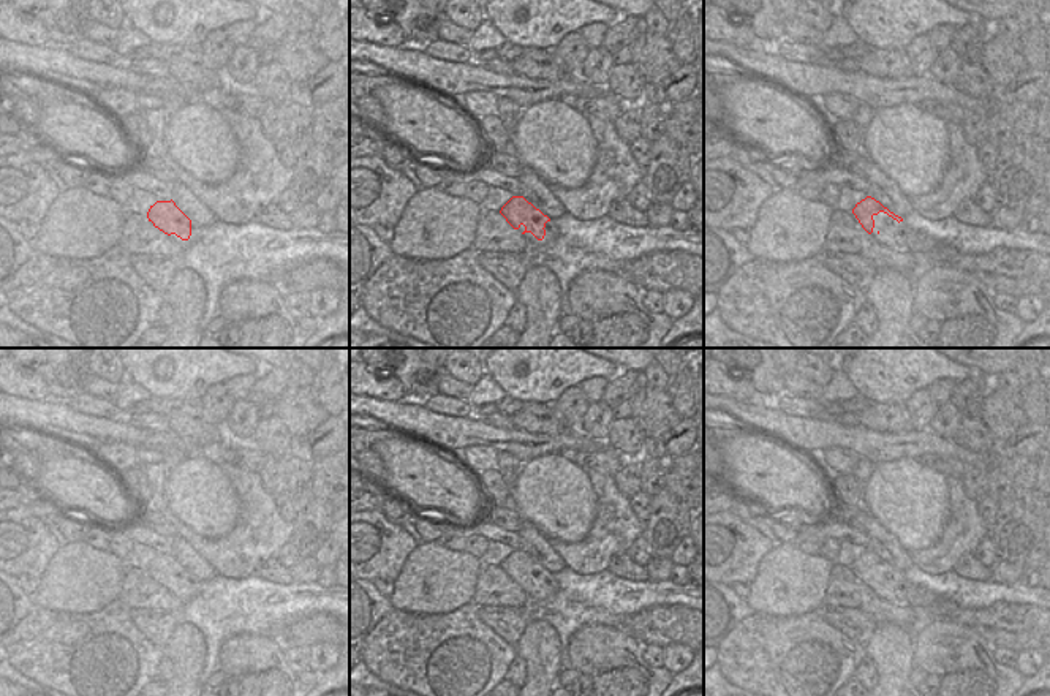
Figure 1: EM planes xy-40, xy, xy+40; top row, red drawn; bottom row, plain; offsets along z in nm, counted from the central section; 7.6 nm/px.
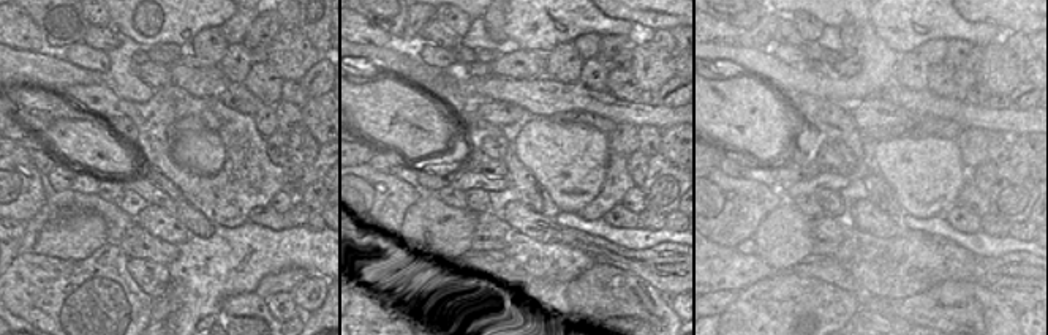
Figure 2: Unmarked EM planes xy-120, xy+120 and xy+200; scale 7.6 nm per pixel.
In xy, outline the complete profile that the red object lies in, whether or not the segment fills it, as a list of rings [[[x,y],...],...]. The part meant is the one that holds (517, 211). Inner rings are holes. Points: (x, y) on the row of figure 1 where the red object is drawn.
[[[512,196],[500,210],[506,221],[519,229],[525,226],[525,233],[531,233],[538,240],[546,236],[546,223],[550,221],[539,209],[528,202],[523,196]]]

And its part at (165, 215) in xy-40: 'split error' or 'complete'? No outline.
complete

